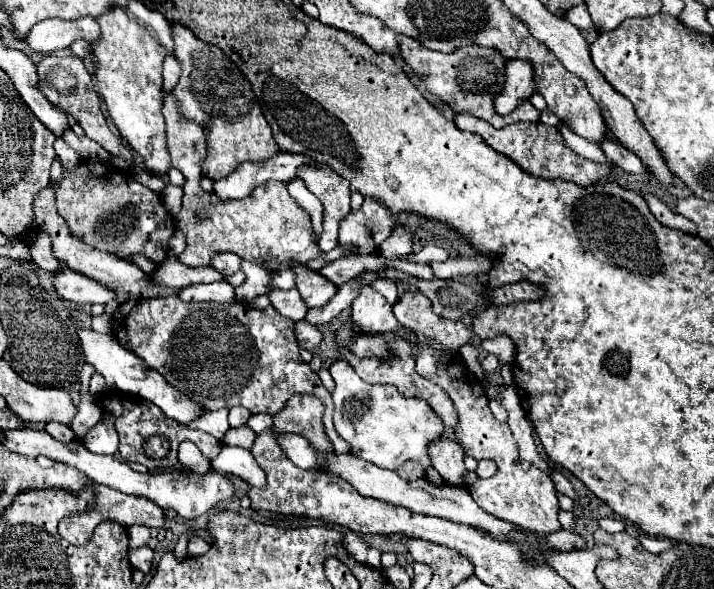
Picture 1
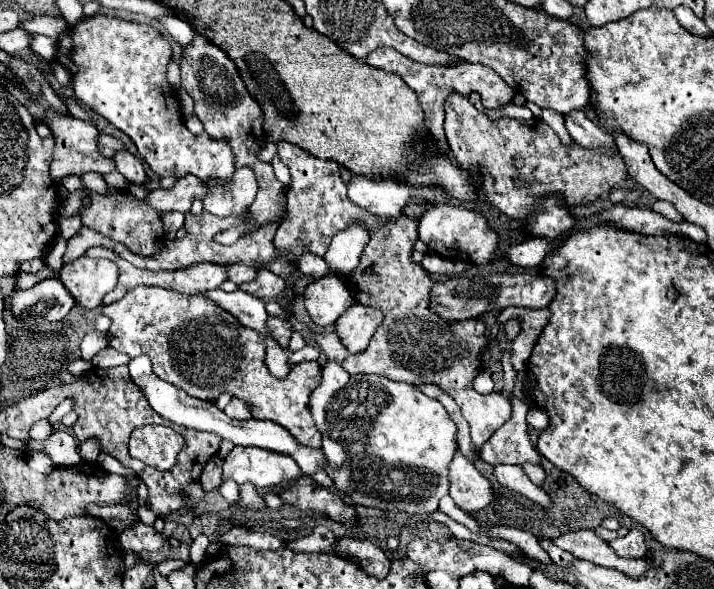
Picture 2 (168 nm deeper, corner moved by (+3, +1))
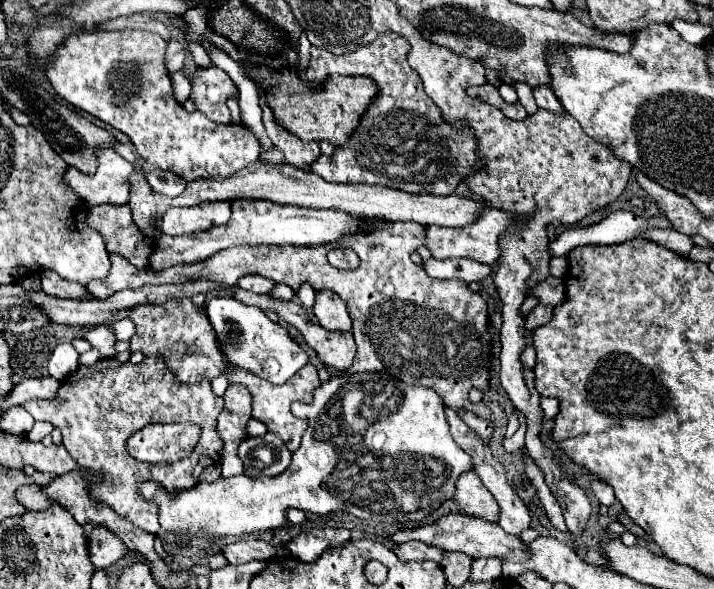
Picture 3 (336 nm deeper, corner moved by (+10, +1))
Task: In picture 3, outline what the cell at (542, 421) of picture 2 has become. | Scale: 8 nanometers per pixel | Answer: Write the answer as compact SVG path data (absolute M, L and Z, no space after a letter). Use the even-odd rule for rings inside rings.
M540 398L540 408L544 420L552 420L558 412L558 400L556 398Z

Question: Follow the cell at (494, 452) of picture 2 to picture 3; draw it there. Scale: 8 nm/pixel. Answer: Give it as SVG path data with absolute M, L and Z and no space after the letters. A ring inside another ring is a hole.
M464 410L464 412L458 412L458 416L484 440L484 444L490 444L490 440L492 440L492 432L494 432L494 426L490 424L490 422L486 422L486 420L482 420L482 418L478 418L478 416L474 416L472 412L468 412L468 410Z

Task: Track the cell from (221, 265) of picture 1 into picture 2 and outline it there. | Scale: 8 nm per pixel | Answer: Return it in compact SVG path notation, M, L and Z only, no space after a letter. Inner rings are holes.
M233 264L229 266L229 280L235 282L237 286L245 284L245 282L253 282L257 278L257 270L245 264Z

